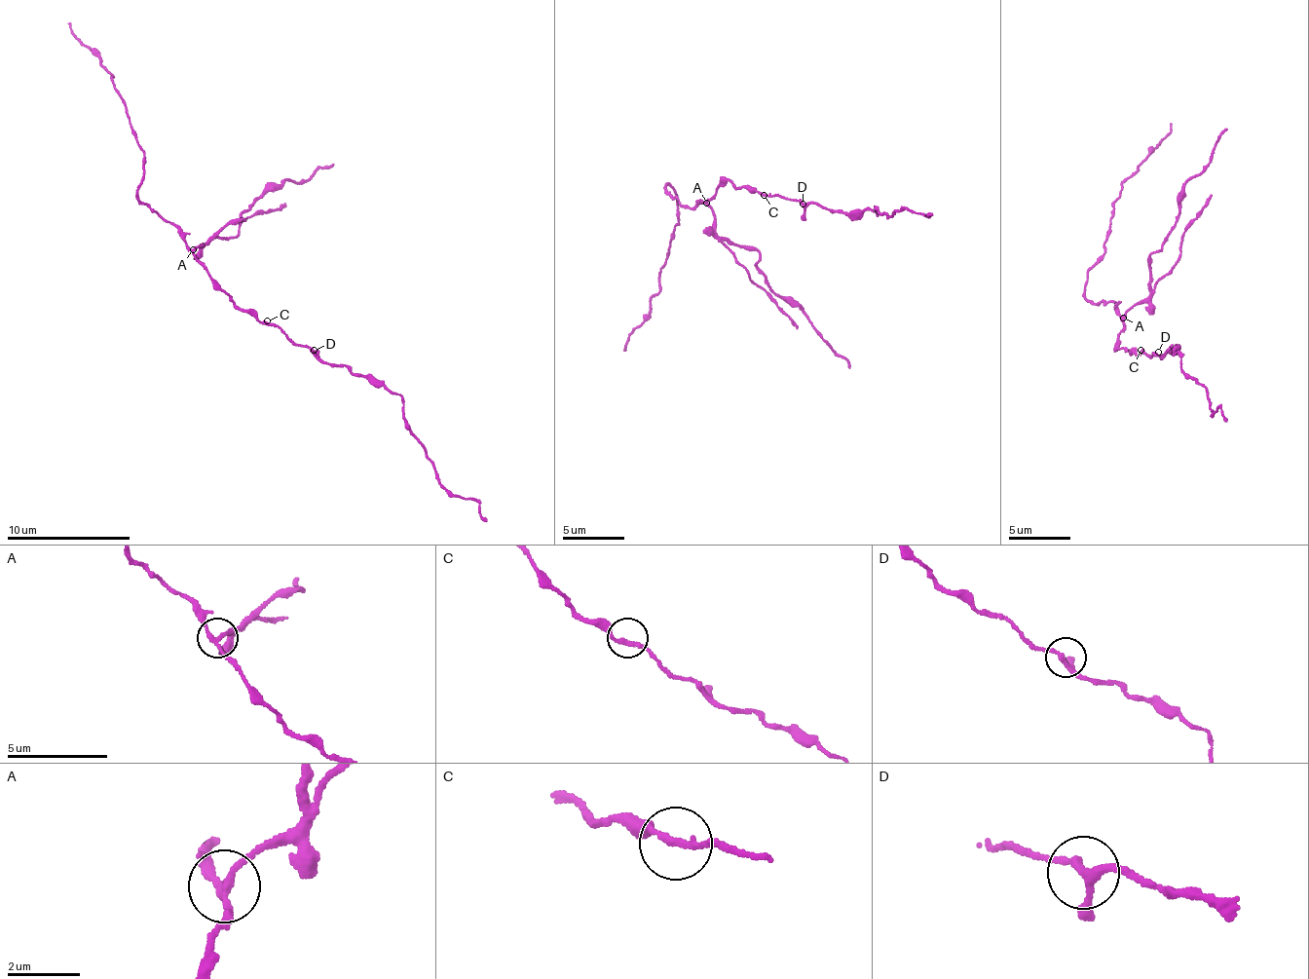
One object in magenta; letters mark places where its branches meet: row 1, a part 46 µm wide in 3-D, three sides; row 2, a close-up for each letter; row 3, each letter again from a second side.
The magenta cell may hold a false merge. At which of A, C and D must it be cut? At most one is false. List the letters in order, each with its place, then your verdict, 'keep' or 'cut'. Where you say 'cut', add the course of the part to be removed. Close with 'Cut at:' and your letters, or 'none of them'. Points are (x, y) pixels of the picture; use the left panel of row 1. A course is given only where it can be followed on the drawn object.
A: at (193, 249); cut; foreign part runs (192, 248), (234, 222), (244, 219), (243, 209), (271, 188), (288, 179), (296, 184), (335, 163)
C: at (267, 320); keep
D: at (314, 350); keep
Cut at: A

